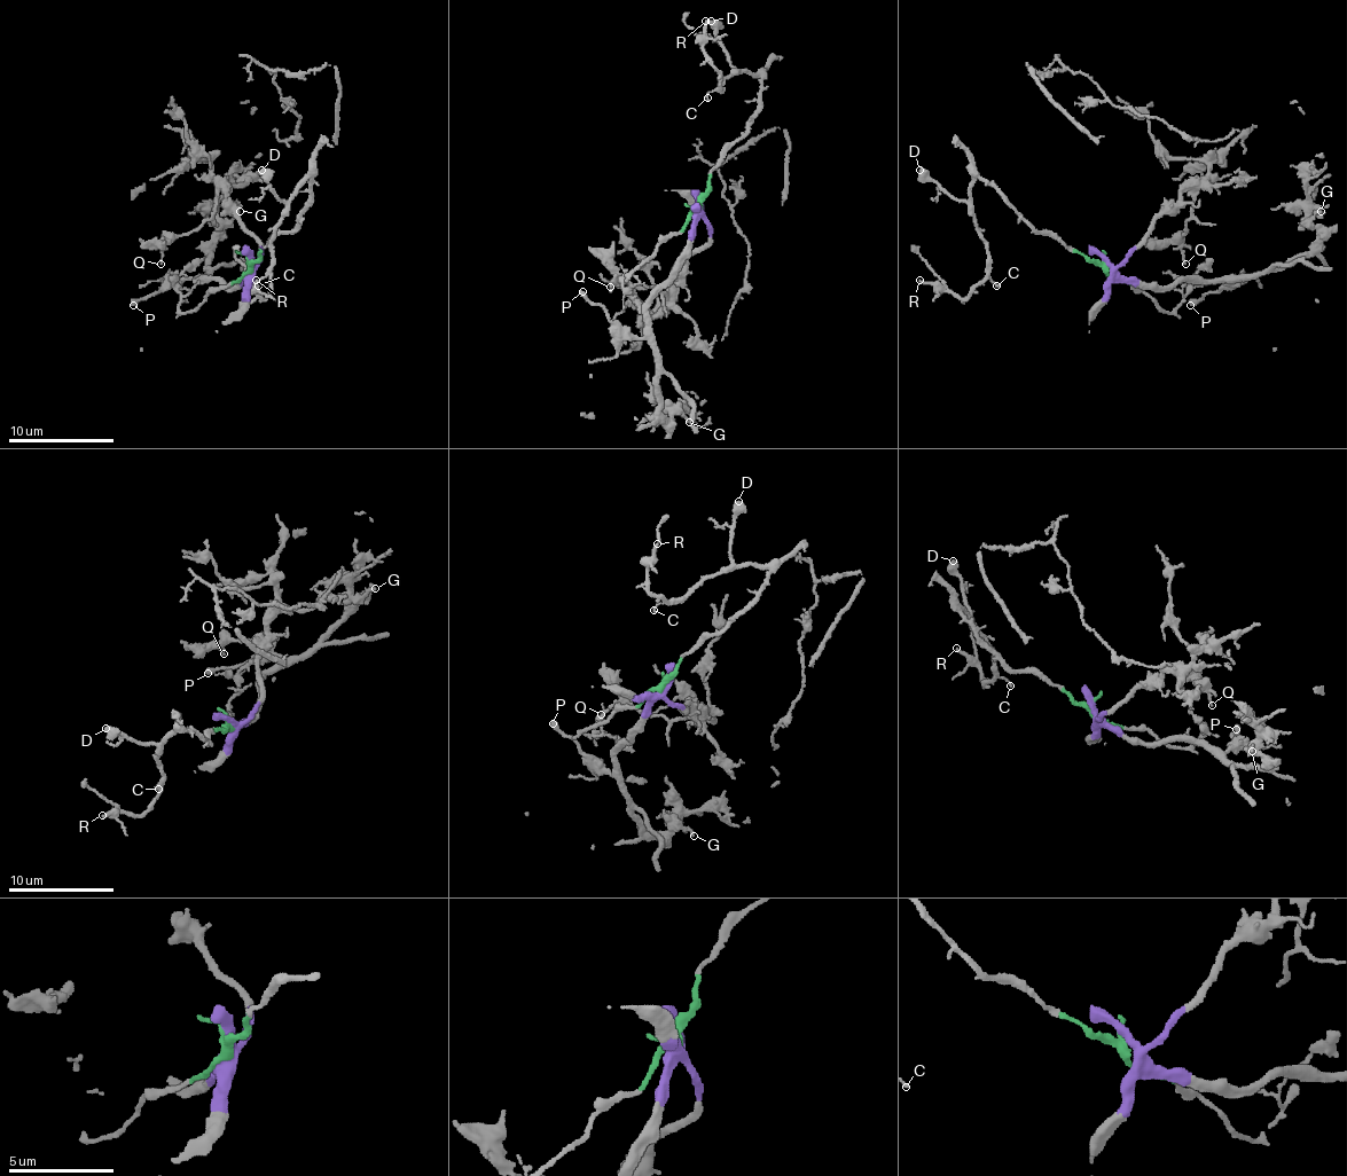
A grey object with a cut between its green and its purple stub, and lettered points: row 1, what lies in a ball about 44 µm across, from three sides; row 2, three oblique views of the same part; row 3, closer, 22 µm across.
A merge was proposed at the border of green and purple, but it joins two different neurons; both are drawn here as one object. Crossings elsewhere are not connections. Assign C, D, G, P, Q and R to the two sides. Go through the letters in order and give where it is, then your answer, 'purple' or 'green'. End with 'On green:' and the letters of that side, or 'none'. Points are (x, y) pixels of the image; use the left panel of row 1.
C: place (258, 285); green
D: place (261, 170); green
G: place (240, 211); purple
P: place (133, 305); purple
Q: place (161, 264); purple
R: place (256, 280); green
On green: C, D, R

